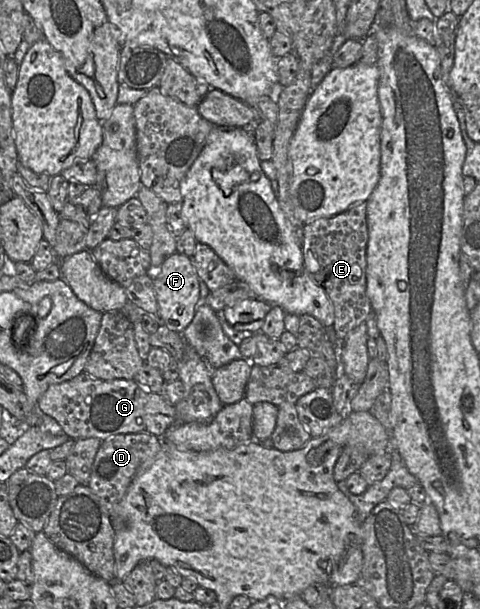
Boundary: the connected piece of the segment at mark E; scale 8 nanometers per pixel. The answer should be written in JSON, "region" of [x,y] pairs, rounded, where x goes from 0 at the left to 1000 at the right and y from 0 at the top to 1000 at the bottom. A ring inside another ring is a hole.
{"region":[[[752,332],[685,358],[638,365],[629,378],[633,442],[667,466],[696,504],[692,534],[700,555],[715,560],[725,547],[760,529],[775,512],[763,484],[763,414],[767,397],[765,333]]]}

